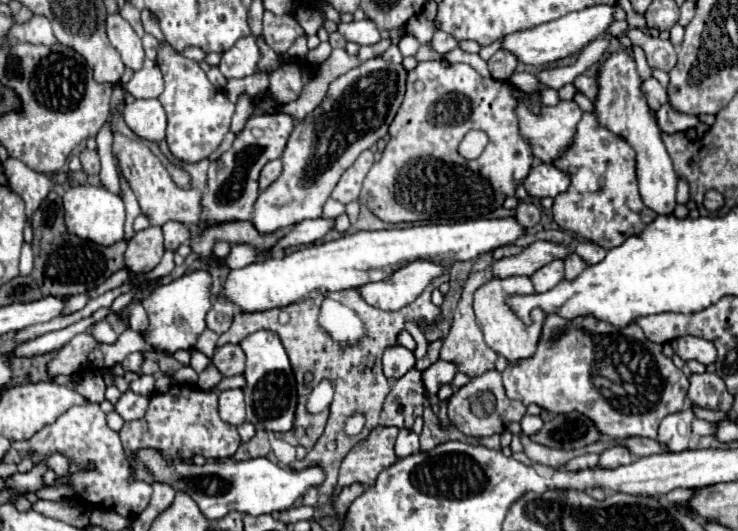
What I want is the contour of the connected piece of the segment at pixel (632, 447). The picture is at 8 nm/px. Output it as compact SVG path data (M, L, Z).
M626 438L626 440L622 440L622 444L624 444L636 458L666 452L664 444L660 444L658 440L650 440L650 438Z

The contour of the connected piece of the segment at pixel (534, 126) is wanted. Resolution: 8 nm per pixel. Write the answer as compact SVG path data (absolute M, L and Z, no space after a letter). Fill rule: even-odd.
M560 100L556 106L542 106L538 114L532 112L528 104L520 104L520 108L516 108L516 116L520 120L520 136L528 140L532 154L542 162L552 162L562 154L562 150L566 150L572 144L576 124L582 118L582 110L574 100Z

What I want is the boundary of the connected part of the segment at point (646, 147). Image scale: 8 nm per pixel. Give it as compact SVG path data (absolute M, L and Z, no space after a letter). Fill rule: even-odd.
M614 52L602 64L598 72L598 82L600 82L600 92L598 92L598 100L594 102L594 106L596 106L600 124L610 128L614 134L622 136L636 150L638 184L640 184L640 196L644 204L656 214L672 214L676 208L678 176L674 174L672 160L664 148L660 128L640 90L642 80L636 72L636 64L632 56L628 56L626 52Z

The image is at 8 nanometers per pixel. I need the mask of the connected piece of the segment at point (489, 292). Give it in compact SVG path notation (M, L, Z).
M512 276L512 278L492 278L490 282L486 282L476 294L474 294L474 312L476 318L482 326L484 332L484 340L486 344L502 358L508 360L508 364L516 364L520 360L526 360L528 356L532 356L532 352L536 352L536 344L540 340L540 332L542 332L542 324L544 324L544 314L542 310L534 310L532 314L532 324L526 326L508 306L506 306L506 296L510 294L532 294L532 282L528 276Z

